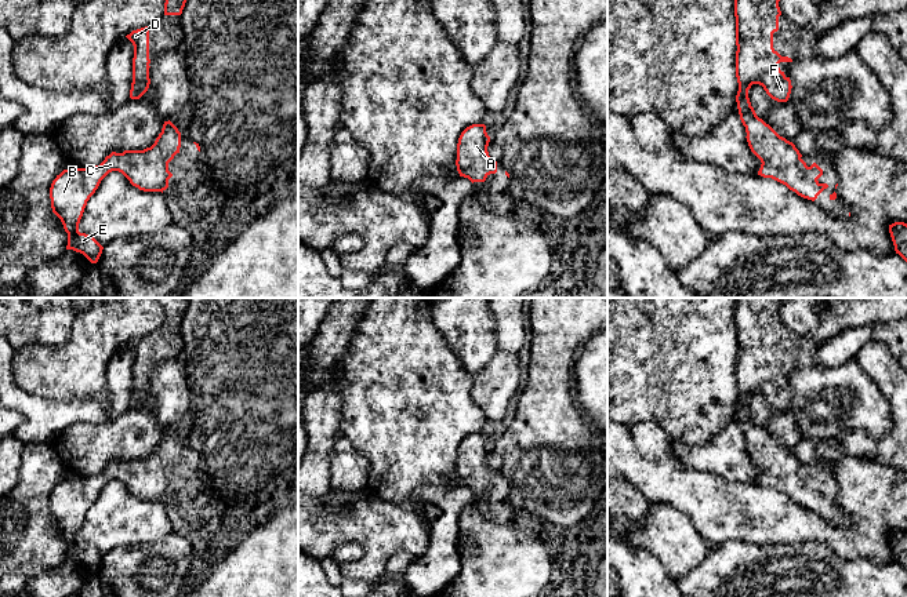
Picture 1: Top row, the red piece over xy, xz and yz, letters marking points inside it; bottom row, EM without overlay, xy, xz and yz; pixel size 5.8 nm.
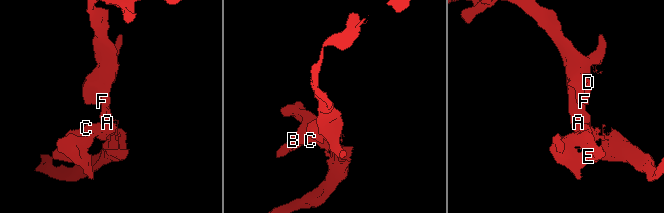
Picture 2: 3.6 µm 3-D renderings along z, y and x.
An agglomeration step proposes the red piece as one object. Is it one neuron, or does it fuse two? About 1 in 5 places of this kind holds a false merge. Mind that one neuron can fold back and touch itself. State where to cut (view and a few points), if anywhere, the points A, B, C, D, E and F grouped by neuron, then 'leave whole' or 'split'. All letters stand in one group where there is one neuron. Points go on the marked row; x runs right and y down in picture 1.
no cut | A B C D E F | leave whole

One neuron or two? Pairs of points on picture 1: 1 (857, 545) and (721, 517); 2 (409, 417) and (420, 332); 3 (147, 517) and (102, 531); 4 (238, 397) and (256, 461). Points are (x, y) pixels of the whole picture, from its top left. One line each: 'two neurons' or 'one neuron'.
1: one neuron
2: one neuron
3: one neuron
4: one neuron

